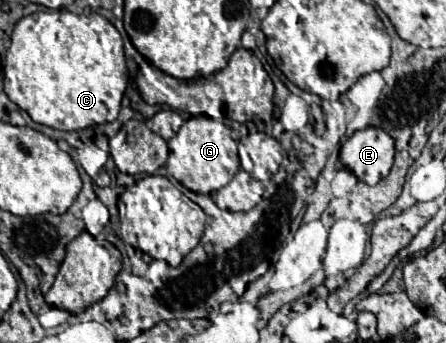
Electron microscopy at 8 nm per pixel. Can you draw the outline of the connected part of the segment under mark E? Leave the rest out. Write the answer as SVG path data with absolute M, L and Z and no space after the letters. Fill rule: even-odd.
M367 126L357 130L343 146L341 146L341 162L365 184L373 186L383 180L395 156L395 140L375 126Z

